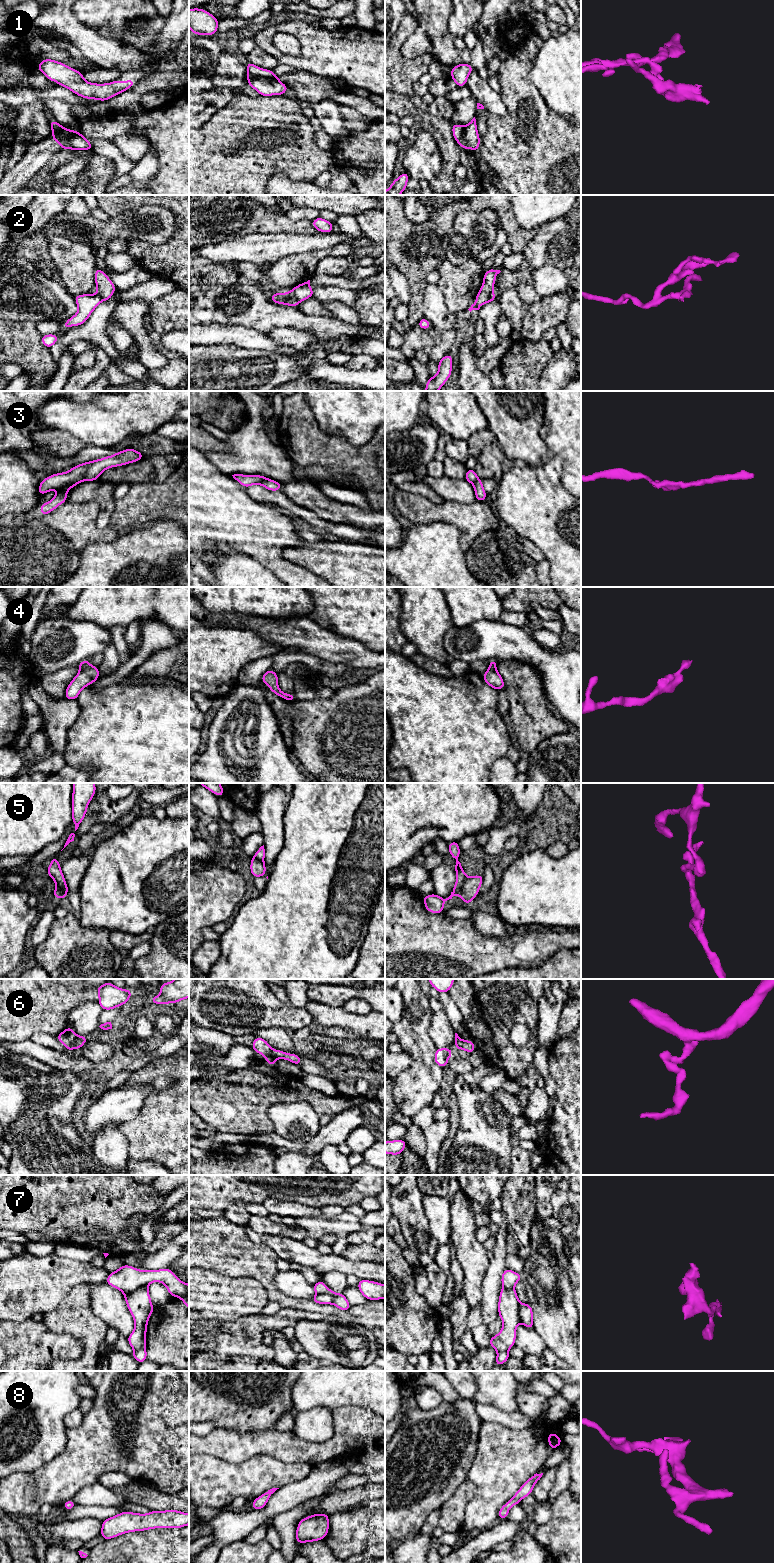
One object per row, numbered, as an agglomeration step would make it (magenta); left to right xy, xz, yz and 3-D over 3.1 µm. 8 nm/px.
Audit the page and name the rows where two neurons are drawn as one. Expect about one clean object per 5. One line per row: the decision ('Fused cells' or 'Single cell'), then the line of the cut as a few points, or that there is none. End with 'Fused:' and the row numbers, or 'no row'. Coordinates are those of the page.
1: Fused cells. Split along xz (248, 75), (278, 79)
2: Fused cells. Split along yz (492, 292), (480, 303)
3: Fused cells. Split along xy (96, 460), (83, 473), (68, 482), (60, 490)
4: Fused cells. Split along xy (88, 662), (80, 669)
5: Fused cells. Split along yz (467, 877), (457, 893)
6: Fused cells. Split along xy (77, 1037), (72, 1048)
7: Fused cells. Split along xz (316, 1293), (329, 1293), (332, 1296), (332, 1303)
8: Single cell. No split
Fused: 1, 2, 3, 4, 5, 6, 7

